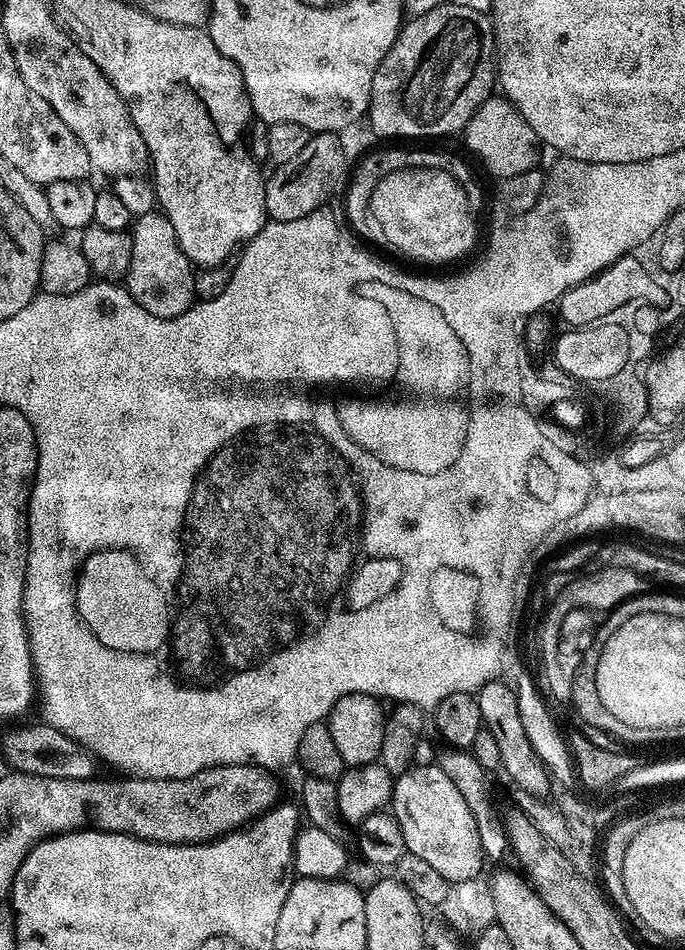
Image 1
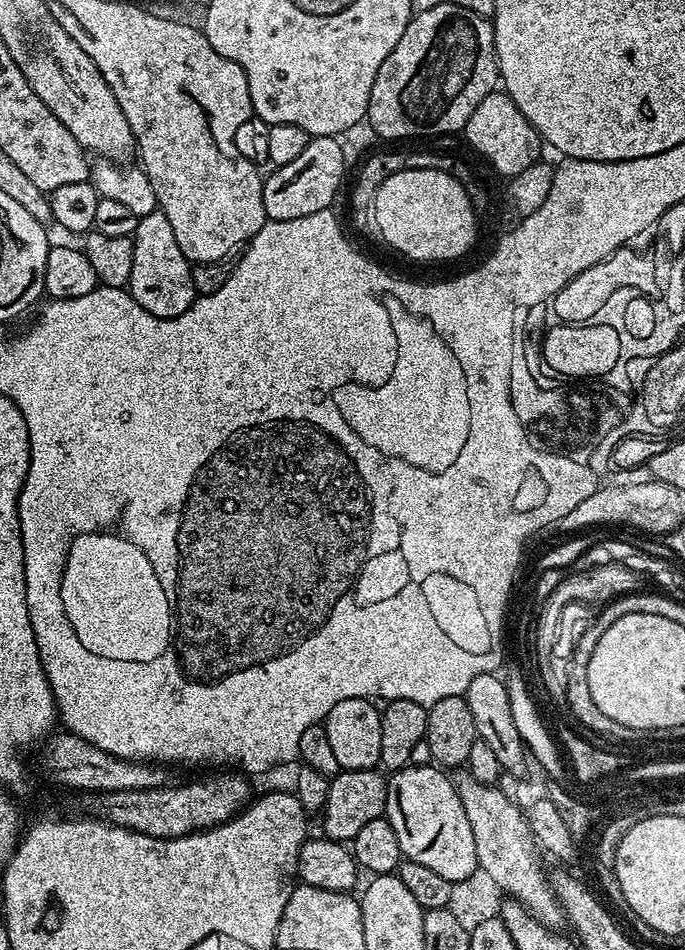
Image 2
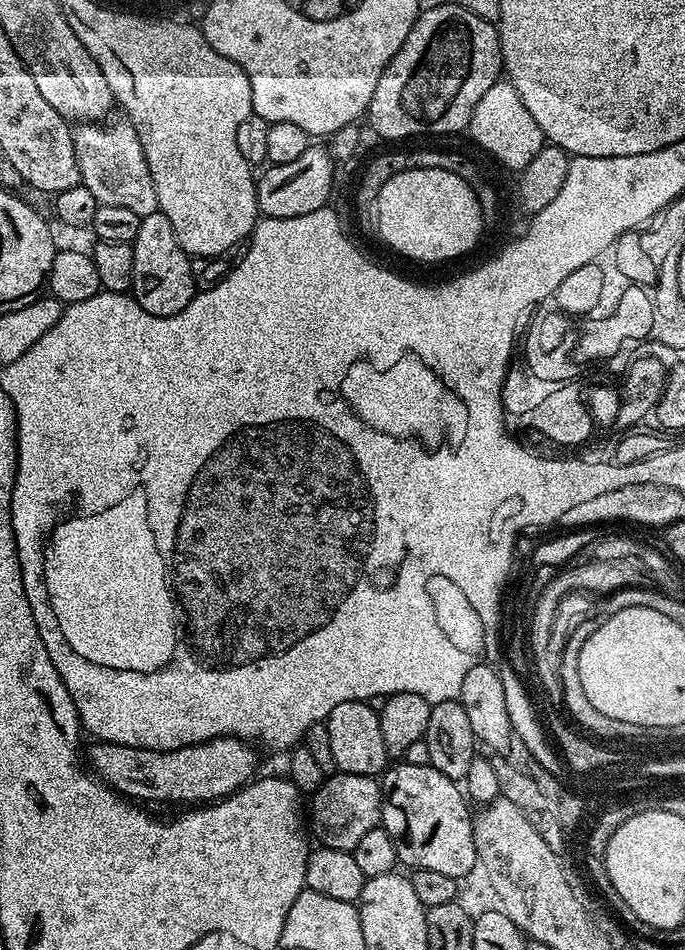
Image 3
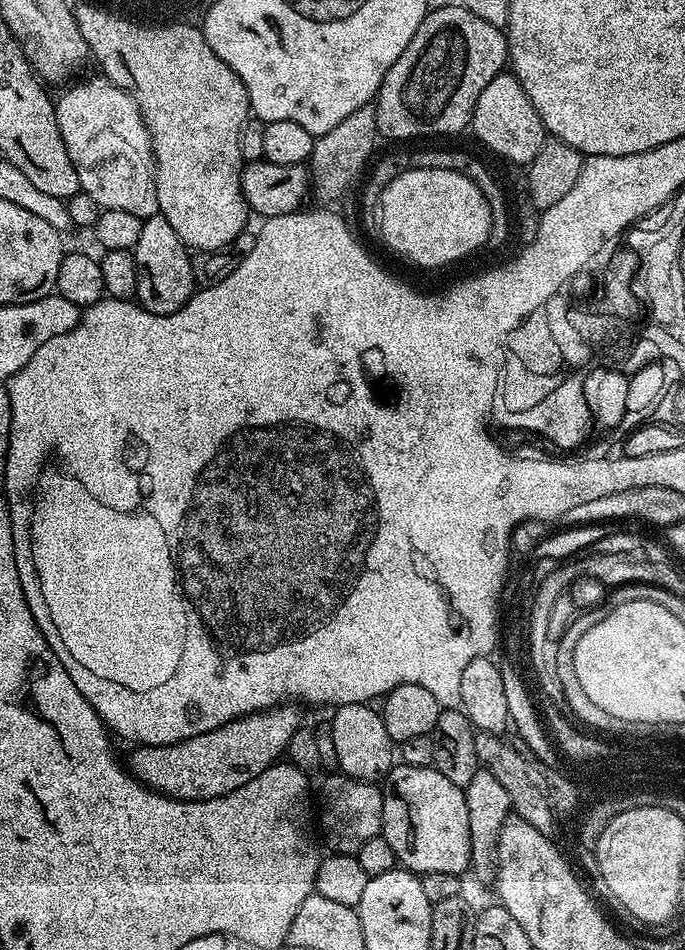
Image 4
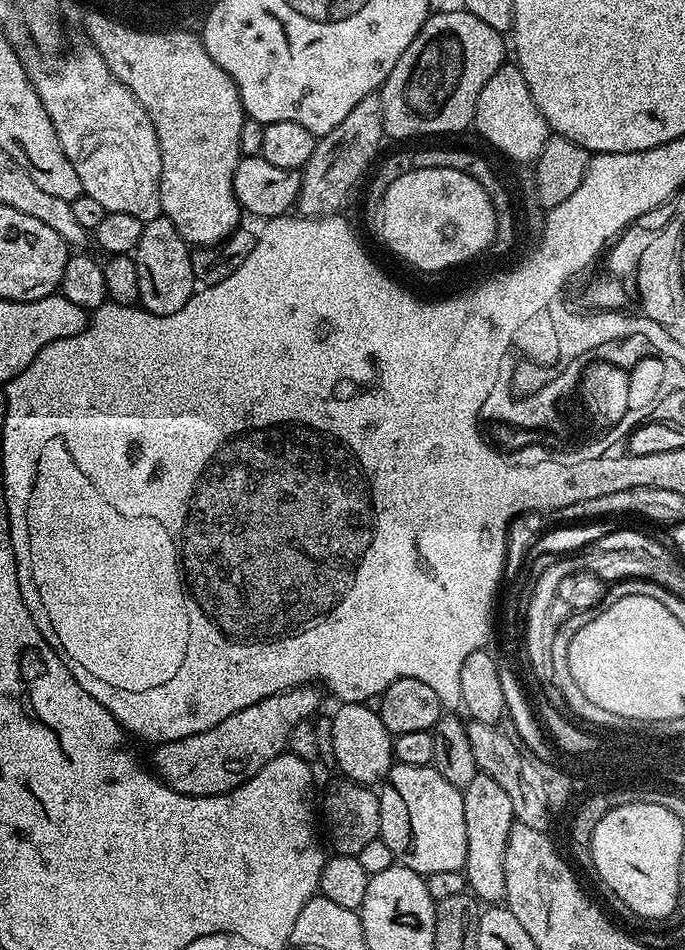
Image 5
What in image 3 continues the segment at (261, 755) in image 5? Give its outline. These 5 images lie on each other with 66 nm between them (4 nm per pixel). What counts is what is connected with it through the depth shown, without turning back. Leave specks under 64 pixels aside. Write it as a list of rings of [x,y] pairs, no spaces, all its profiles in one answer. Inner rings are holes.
[[[219,736],[174,750],[92,742],[88,756],[86,748],[86,764],[109,788],[133,801],[165,800],[168,804],[196,806],[201,802],[223,800],[249,783],[257,775],[255,750],[249,741],[236,736]]]

